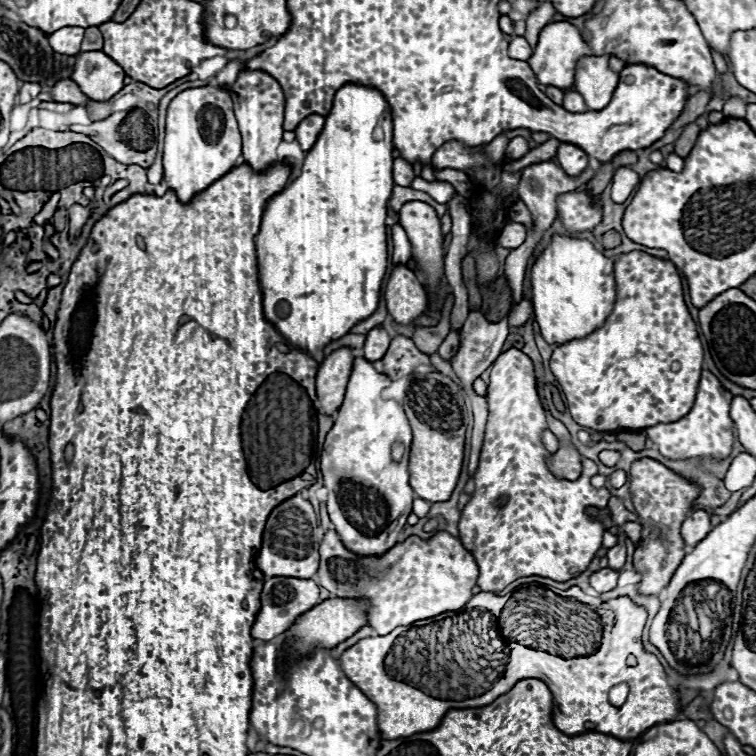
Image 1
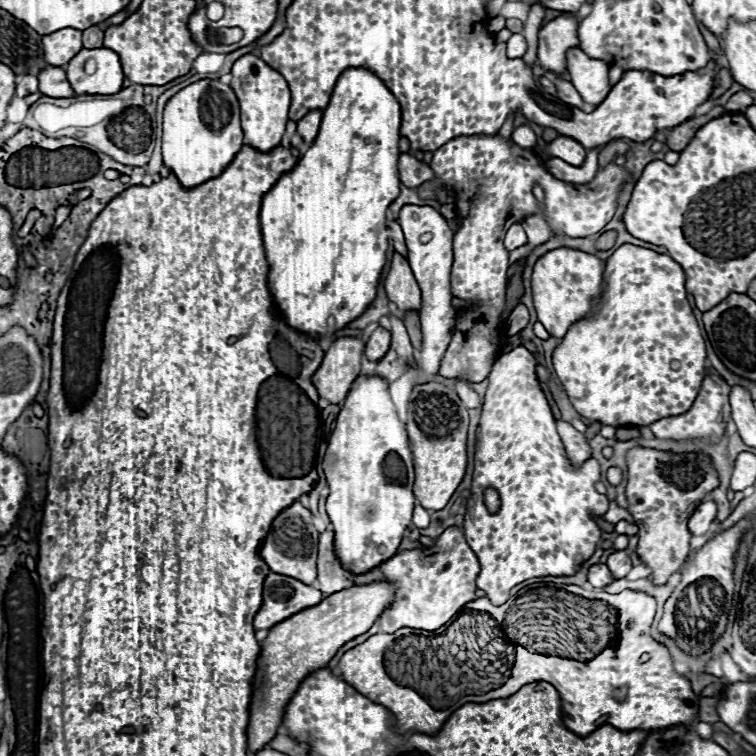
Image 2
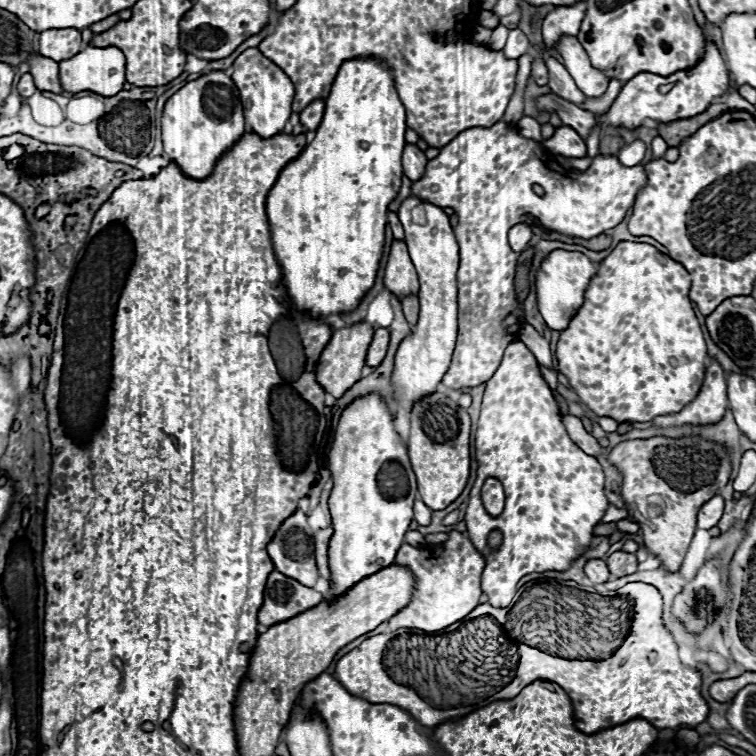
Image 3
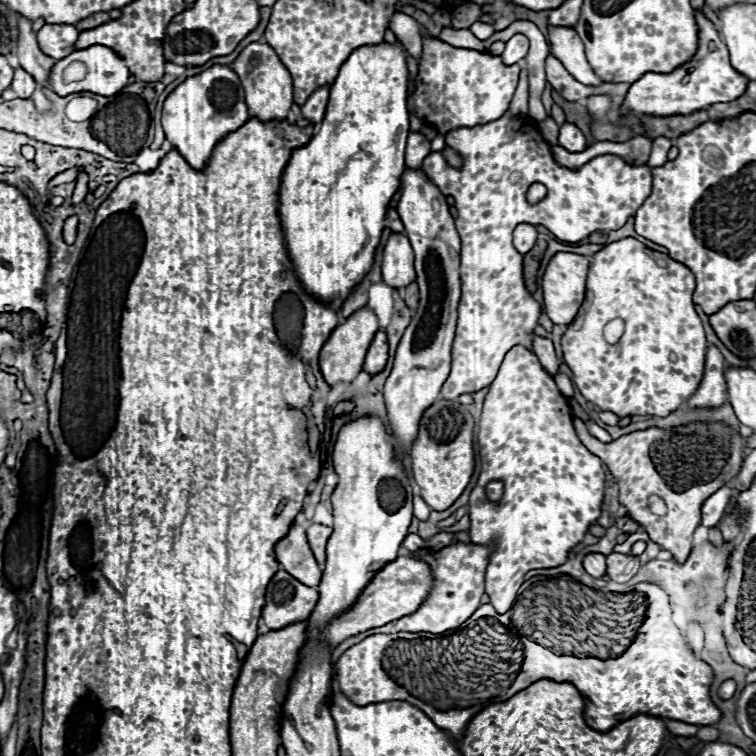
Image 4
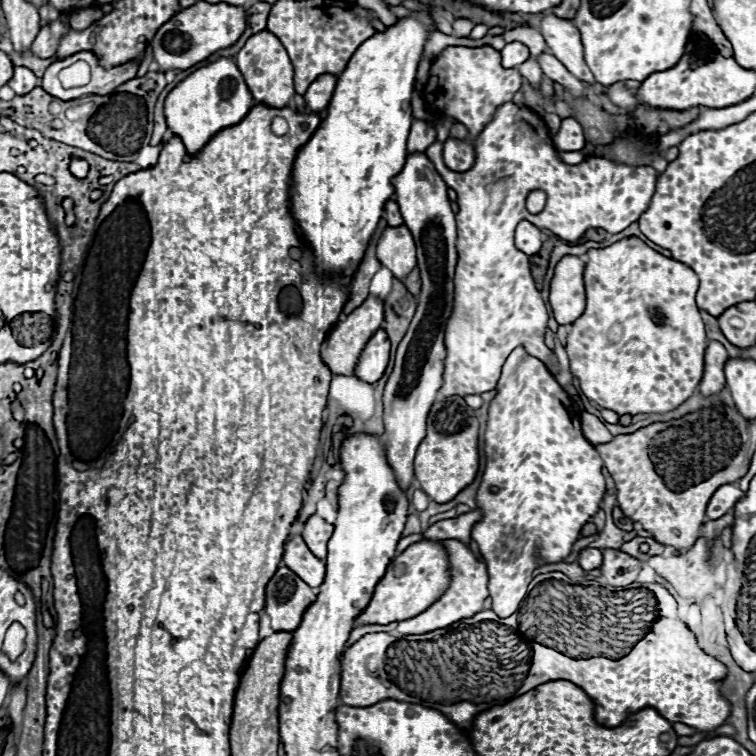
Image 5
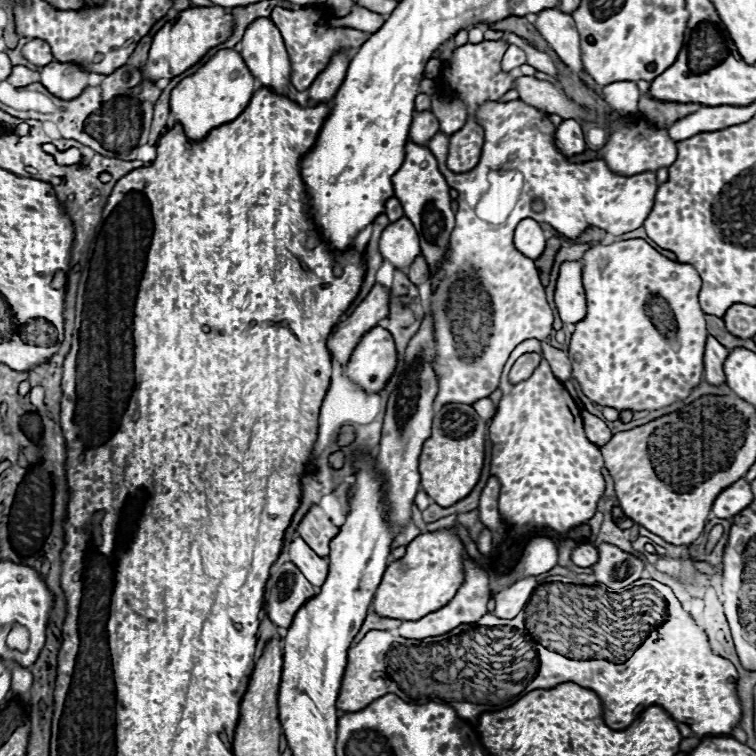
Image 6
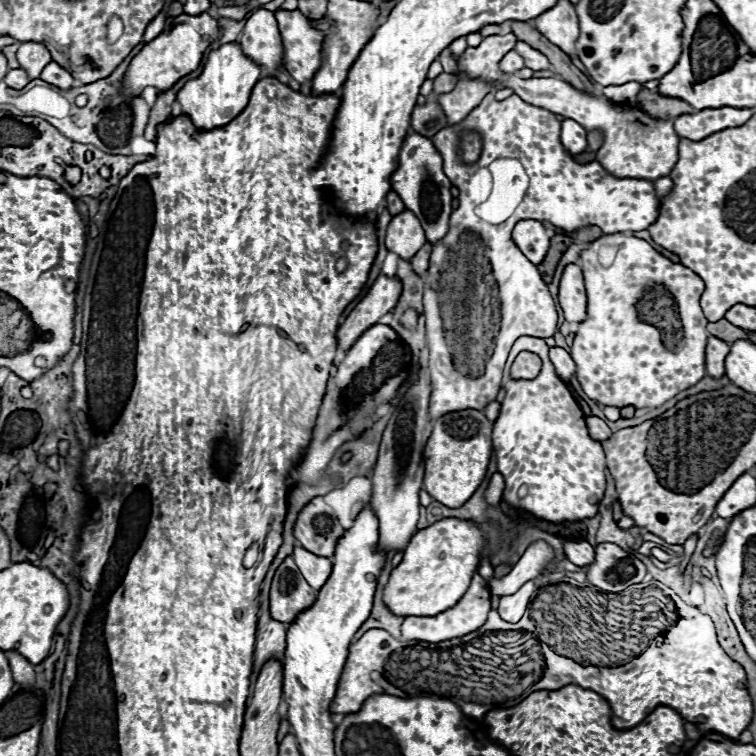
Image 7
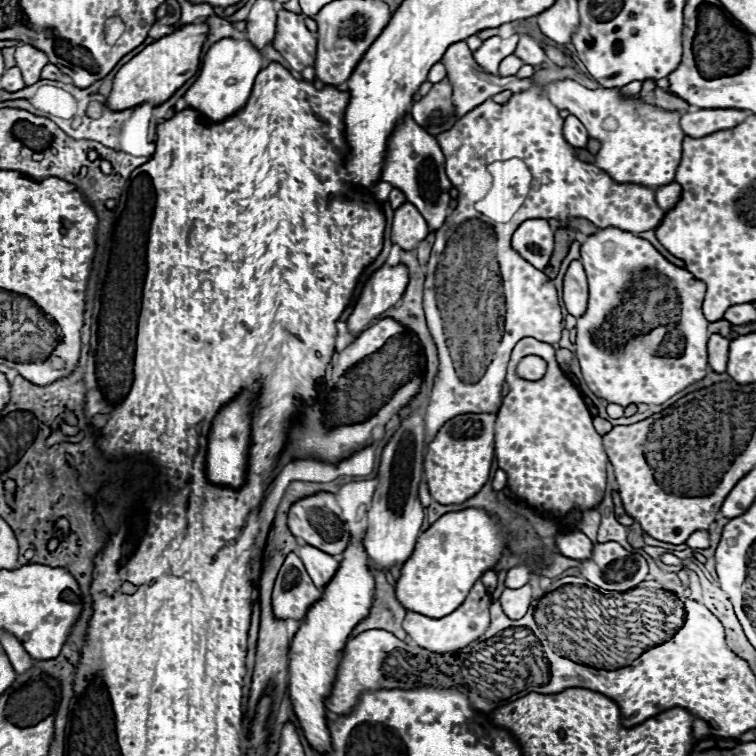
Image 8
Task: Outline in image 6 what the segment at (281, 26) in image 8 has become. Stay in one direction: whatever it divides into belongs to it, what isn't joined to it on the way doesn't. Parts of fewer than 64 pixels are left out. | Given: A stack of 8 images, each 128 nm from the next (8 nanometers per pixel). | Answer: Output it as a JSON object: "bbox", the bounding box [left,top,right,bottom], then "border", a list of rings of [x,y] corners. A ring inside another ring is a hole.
{"bbox":[270,4,368,92],"border":[[[308,4],[298,10],[286,10],[282,6],[276,6],[270,14],[276,28],[282,32],[282,38],[286,42],[290,62],[292,62],[292,84],[298,92],[306,90],[316,76],[328,66],[330,58],[336,52],[342,50],[356,50],[368,40],[368,32],[352,30],[352,28],[332,28],[326,20],[326,4]]]}

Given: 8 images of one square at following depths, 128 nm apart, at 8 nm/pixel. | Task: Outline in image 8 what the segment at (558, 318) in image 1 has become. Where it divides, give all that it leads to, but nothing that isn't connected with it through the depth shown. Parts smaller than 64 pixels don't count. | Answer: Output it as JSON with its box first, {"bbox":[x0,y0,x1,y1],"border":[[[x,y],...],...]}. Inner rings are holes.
{"bbox":[562,260,588,316],"border":[[[574,260],[568,266],[568,272],[564,276],[564,290],[562,290],[562,300],[572,316],[582,316],[586,312],[586,302],[588,302],[588,284],[586,284],[586,274],[584,268],[578,260]]]}

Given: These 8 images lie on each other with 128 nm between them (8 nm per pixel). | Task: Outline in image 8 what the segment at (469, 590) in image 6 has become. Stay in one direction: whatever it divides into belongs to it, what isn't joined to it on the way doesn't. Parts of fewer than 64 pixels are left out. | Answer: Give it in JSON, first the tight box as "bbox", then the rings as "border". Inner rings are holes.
{"bbox":[402,580,490,654],"border":[[[480,580],[472,586],[470,594],[466,596],[464,604],[460,604],[460,608],[456,608],[456,612],[444,616],[444,618],[428,618],[428,616],[422,616],[422,614],[416,614],[416,612],[408,612],[404,622],[402,622],[402,628],[406,630],[406,634],[420,646],[420,648],[426,648],[426,650],[432,650],[432,652],[438,652],[438,654],[454,654],[458,652],[460,648],[468,646],[470,642],[478,640],[488,624],[490,624],[490,616],[488,616],[488,608],[490,608],[490,594],[488,590],[484,588],[484,584],[480,584]]]}

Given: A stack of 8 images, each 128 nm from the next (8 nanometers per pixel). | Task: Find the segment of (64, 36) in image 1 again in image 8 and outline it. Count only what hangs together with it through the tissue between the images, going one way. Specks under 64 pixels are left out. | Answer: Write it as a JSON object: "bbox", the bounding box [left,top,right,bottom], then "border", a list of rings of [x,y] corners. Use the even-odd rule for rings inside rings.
{"bbox":[16,44,50,86],"border":[[[22,44],[16,48],[16,66],[22,70],[24,82],[28,86],[40,80],[40,72],[46,64],[50,64],[48,56],[44,56],[44,52],[40,52],[38,48],[32,48],[30,44]]]}

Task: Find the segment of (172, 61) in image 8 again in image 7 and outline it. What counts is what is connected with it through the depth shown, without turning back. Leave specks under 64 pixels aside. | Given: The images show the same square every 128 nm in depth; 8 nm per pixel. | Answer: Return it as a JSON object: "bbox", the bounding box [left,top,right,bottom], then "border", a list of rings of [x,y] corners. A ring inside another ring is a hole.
{"bbox":[122,12,220,96],"border":[[[202,12],[202,14],[196,14],[196,16],[180,14],[178,18],[172,20],[170,28],[166,28],[158,38],[148,42],[140,50],[138,56],[134,56],[134,60],[130,62],[122,92],[126,96],[140,96],[146,86],[154,86],[162,92],[172,88],[182,76],[194,72],[198,68],[204,50],[216,40],[218,30],[220,30],[218,20],[212,18],[208,12]]]}

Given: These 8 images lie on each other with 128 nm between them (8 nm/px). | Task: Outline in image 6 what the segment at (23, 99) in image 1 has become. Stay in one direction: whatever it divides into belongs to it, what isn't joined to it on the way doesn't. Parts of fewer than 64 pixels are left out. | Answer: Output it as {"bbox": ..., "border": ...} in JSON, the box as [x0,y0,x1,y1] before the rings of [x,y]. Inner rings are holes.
{"bbox":[8,66,34,88],"border":[[[14,66],[12,68],[12,74],[8,76],[8,82],[16,88],[24,88],[24,86],[30,86],[34,82],[34,72],[28,70],[26,66]]]}

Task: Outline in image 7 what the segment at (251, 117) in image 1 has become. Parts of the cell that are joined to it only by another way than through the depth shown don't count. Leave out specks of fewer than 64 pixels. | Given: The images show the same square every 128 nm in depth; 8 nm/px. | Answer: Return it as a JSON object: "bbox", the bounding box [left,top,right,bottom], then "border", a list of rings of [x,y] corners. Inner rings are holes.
{"bbox":[240,8,284,76],"border":[[[260,8],[250,14],[244,26],[240,48],[258,66],[264,66],[270,76],[276,76],[276,70],[282,66],[284,50],[274,12]]]}

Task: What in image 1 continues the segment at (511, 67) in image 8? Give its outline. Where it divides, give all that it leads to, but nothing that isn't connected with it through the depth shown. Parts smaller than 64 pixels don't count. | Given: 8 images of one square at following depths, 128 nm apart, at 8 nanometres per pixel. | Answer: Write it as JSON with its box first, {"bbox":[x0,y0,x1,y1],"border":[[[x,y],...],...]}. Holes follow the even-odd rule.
{"bbox":[508,36,532,60],"border":[[[514,36],[510,40],[510,48],[508,48],[510,58],[514,60],[528,60],[532,56],[532,46],[526,42],[526,38],[522,36]]]}

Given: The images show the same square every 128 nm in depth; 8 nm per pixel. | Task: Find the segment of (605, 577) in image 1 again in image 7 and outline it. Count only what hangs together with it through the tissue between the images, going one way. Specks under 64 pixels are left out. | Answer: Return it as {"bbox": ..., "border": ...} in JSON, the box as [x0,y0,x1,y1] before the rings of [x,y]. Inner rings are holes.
{"bbox":[566,542,594,566],"border":[[[566,542],[566,558],[576,566],[588,566],[594,562],[594,548],[588,542]]]}

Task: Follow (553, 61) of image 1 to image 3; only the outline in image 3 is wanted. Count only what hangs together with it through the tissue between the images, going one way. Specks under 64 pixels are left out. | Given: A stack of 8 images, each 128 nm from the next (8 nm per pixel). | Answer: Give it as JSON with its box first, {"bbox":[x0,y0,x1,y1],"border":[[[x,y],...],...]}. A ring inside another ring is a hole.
{"bbox":[542,2,586,48],"border":[[[578,2],[574,6],[558,6],[556,10],[552,10],[542,22],[544,46],[554,48],[562,36],[576,36],[584,12],[586,12],[584,2]]]}

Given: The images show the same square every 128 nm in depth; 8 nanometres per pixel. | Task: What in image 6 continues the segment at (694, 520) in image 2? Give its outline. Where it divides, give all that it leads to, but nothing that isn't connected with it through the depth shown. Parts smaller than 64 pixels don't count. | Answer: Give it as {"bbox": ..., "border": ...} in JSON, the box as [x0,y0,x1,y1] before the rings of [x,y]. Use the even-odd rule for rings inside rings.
{"bbox":[712,478,752,518],"border":[[[740,478],[738,482],[734,482],[732,486],[718,494],[718,498],[712,504],[712,512],[716,518],[732,518],[736,516],[736,512],[742,512],[750,502],[752,502],[750,484],[744,478]]]}

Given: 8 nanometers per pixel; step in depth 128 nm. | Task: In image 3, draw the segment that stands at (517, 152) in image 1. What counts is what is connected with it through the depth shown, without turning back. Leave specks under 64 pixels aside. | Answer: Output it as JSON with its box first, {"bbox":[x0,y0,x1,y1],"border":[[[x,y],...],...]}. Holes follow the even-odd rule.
{"bbox":[518,116,542,140],"border":[[[524,116],[518,122],[518,132],[520,132],[520,136],[530,138],[530,140],[542,140],[540,138],[540,124],[534,118],[530,118],[530,116]]]}

